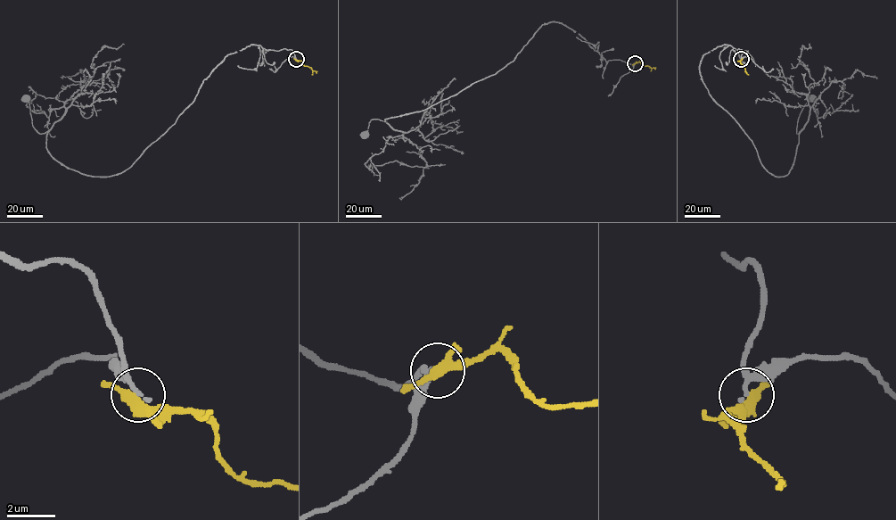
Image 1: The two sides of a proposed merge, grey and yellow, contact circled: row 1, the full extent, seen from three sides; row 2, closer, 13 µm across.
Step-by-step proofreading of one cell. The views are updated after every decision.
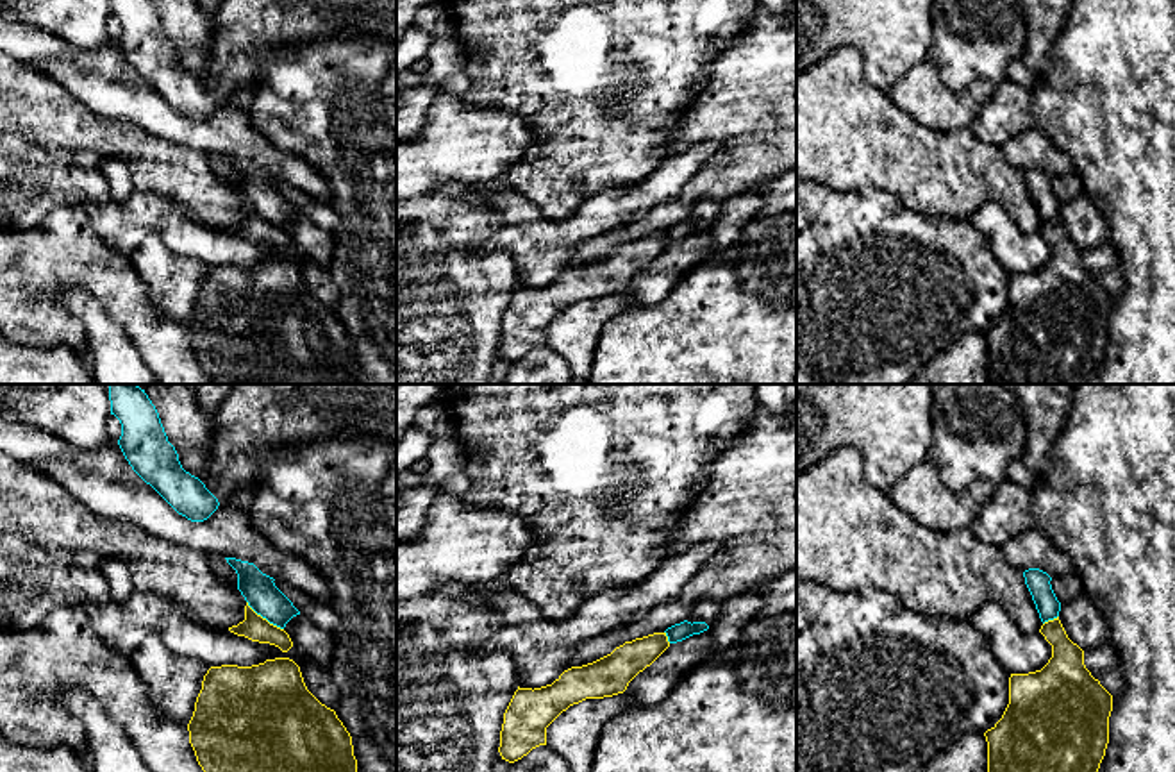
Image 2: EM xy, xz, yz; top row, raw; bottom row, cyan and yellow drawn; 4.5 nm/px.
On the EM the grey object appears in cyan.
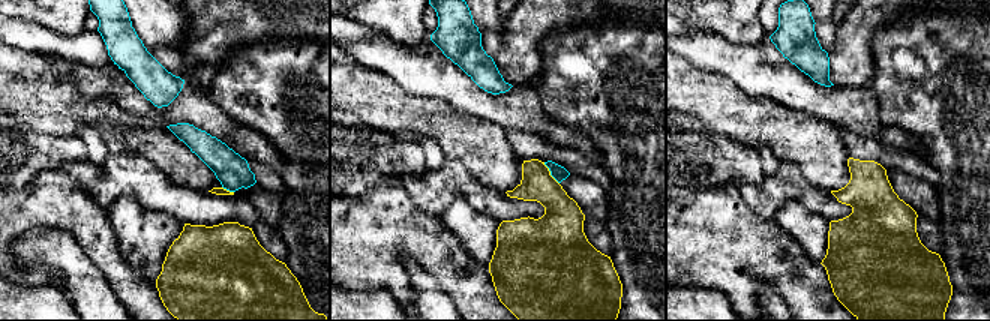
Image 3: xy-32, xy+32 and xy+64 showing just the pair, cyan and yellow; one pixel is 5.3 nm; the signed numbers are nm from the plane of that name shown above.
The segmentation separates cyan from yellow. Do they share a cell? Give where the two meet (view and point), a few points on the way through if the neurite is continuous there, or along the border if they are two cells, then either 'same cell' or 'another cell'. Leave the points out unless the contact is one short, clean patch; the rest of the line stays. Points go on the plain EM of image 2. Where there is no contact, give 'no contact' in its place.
contact xy (265, 217); border xy (247, 201), (258, 213), (283, 229); another cell

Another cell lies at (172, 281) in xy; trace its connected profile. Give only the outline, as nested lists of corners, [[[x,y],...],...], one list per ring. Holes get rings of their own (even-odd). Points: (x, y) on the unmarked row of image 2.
[[[159,234],[146,236],[129,257],[152,304],[173,322],[188,327],[204,275],[211,266],[171,252]]]

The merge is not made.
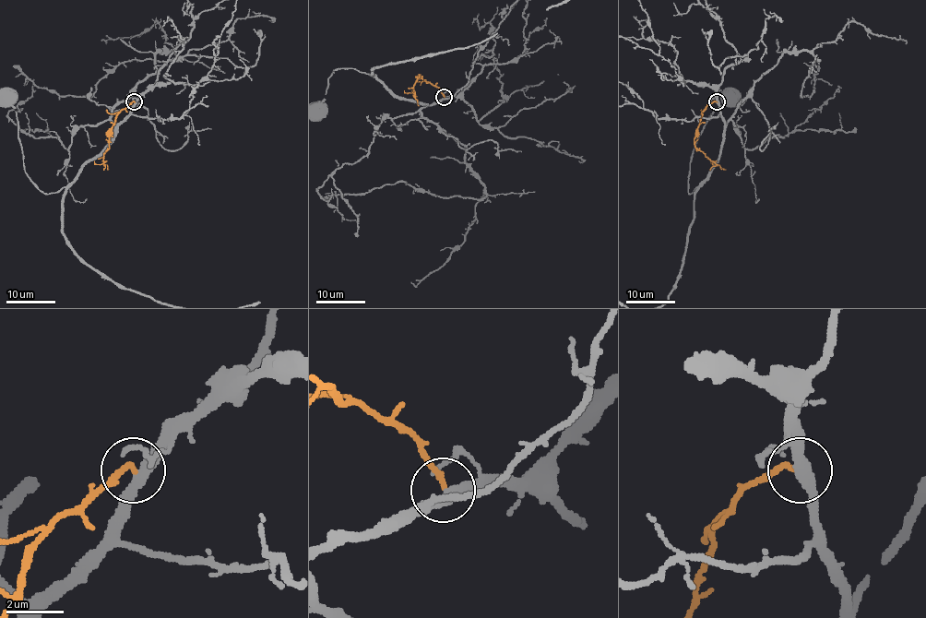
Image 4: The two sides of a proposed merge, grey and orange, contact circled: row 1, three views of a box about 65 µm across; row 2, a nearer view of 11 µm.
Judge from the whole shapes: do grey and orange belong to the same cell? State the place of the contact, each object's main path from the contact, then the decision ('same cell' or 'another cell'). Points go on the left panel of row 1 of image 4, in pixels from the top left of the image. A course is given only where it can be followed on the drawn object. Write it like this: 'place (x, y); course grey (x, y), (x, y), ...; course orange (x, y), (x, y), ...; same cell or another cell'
place (134, 101); course grey (134, 102), (131, 113), (118, 127), (115, 136), (70, 184), (44, 194), (25, 172), (15, 108), (4, 98); course orange (134, 101), (120, 112), (112, 128), (103, 159), (108, 169); same cell

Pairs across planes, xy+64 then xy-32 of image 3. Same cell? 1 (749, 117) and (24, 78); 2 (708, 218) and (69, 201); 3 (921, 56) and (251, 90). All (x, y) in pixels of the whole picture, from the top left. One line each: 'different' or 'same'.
1: same
2: same
3: same

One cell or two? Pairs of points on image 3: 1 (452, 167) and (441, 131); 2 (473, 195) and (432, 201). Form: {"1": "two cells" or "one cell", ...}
{"1": "two cells", "2": "one cell"}

